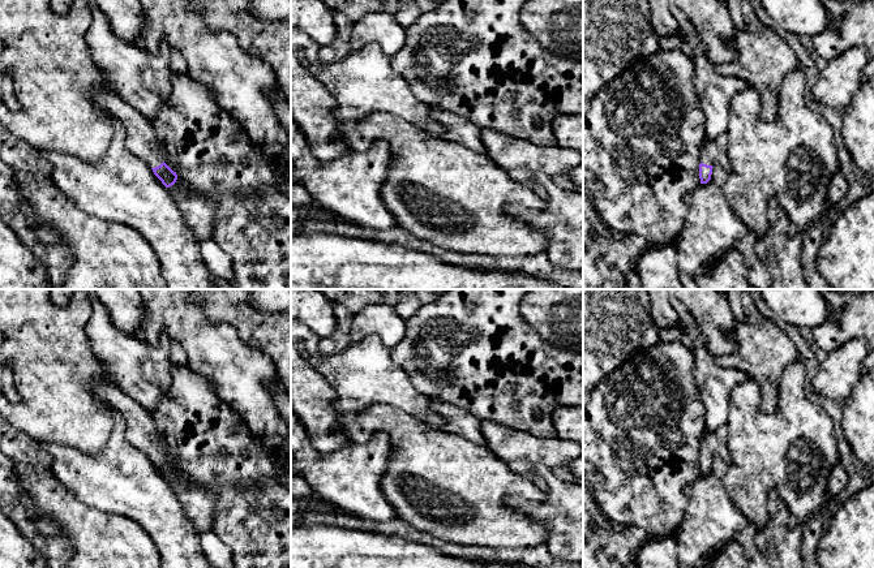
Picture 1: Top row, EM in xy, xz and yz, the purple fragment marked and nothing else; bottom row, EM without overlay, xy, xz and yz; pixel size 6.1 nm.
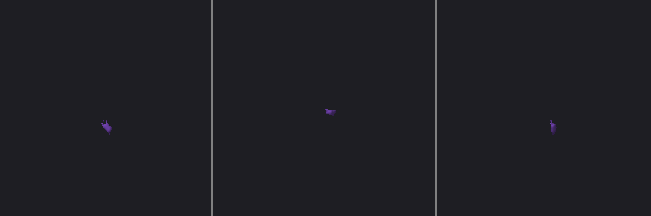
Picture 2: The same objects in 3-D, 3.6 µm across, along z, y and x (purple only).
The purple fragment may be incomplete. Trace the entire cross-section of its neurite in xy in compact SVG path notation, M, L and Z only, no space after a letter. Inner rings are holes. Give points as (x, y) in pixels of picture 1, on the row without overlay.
M91 382L95 395L112 406L125 422L125 436L153 461L166 479L172 478L177 466L166 456L163 442L155 435L151 414L112 382Z

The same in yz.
M727 425L720 426L715 431L706 430L701 442L701 476L707 476L711 472L712 460L715 456L721 457L727 465L732 462L732 456L728 449L728 439L729 431Z

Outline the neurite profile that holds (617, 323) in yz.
M583 289L583 391L592 391L631 354L660 343L657 326L650 314L647 289Z

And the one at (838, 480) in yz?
M840 464L832 468L828 477L828 495L831 498L840 495L848 485L848 481L849 476Z

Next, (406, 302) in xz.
M317 289L331 302L342 304L352 313L377 304L386 305L407 320L421 306L436 301L447 289Z

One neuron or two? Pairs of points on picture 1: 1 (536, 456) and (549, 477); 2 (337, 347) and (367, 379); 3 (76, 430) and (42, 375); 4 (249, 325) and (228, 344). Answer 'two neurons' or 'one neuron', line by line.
1: two neurons
2: two neurons
3: one neuron
4: two neurons

